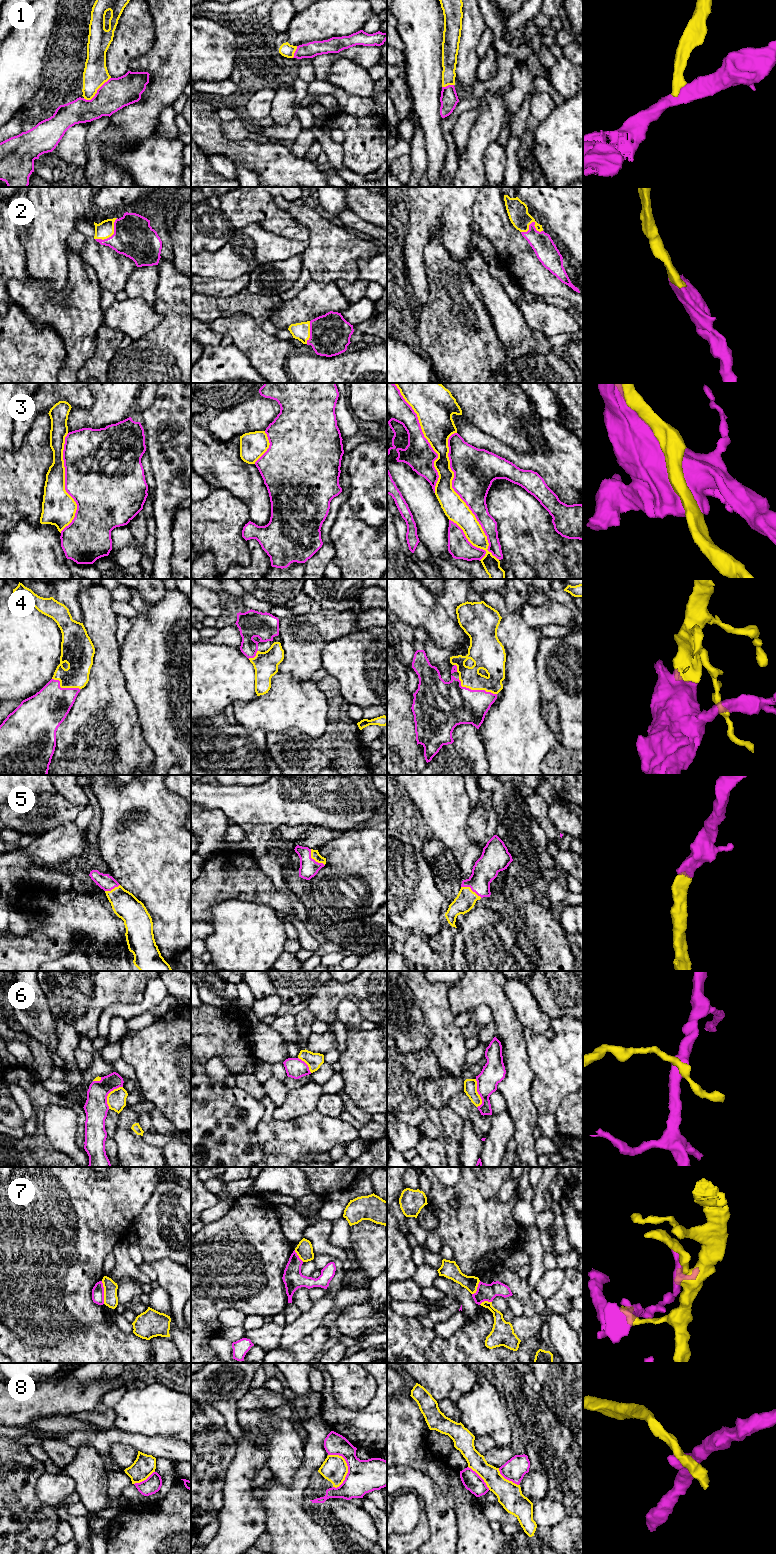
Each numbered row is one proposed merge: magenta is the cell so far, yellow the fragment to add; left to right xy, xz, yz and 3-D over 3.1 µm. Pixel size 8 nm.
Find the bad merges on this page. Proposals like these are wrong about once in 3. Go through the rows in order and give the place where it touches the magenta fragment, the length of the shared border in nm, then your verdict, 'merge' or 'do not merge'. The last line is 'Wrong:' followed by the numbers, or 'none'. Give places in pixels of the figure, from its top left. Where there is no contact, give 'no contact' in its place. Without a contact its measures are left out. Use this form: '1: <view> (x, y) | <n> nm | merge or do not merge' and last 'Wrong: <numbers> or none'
1: xy (97, 92) | 280 nm | do not merge
2: xy (112, 235) | 260 nm | merge
3: yz (460, 497) | 1100 nm | do not merge
4: yz (475, 690) | 340 nm | merge
5: xz (313, 859) | 180 nm | merge
6: xy (108, 1093) | 220 nm | do not merge
7: xy (103, 1292) | 190 nm | do not merge
8: xz (347, 1465) | 280 nm | do not merge
Wrong: 1, 3, 6, 7, 8

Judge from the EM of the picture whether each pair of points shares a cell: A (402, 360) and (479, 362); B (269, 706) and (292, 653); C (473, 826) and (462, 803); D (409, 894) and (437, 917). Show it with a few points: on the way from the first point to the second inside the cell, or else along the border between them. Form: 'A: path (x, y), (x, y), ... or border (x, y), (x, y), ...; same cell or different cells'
A: border (430, 364), (434, 372); different cells
B: border (278, 671), (290, 674), (298, 681), (305, 681); different cells
C: border (471, 810), (468, 816), (466, 833), (473, 840); different cells
D: path (416, 901), (430, 915); same cell

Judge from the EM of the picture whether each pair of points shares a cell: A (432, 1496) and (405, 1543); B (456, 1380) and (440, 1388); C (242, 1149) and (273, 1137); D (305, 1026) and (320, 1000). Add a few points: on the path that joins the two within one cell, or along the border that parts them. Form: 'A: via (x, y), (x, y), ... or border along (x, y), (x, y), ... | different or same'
A: border along (419, 1497), (424, 1502), (424, 1511), (430, 1532) | different
B: via (452, 1380), (448, 1380), (444, 1384) | same
C: border along (260, 1121), (257, 1127), (257, 1141), (265, 1156) | different
D: border along (308, 1009), (315, 1018) | different

